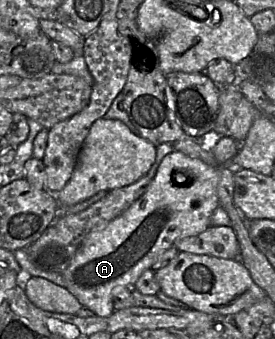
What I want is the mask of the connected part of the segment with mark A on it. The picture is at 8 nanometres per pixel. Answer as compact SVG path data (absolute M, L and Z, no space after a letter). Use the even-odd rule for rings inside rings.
M175 149L167 154L143 195L118 217L85 236L63 272L66 289L96 316L110 316L115 311L113 298L121 289L133 288L142 273L152 269L158 257L174 247L176 241L198 235L210 227L211 216L219 206L219 176L220 168L209 165L199 158L192 158Z

